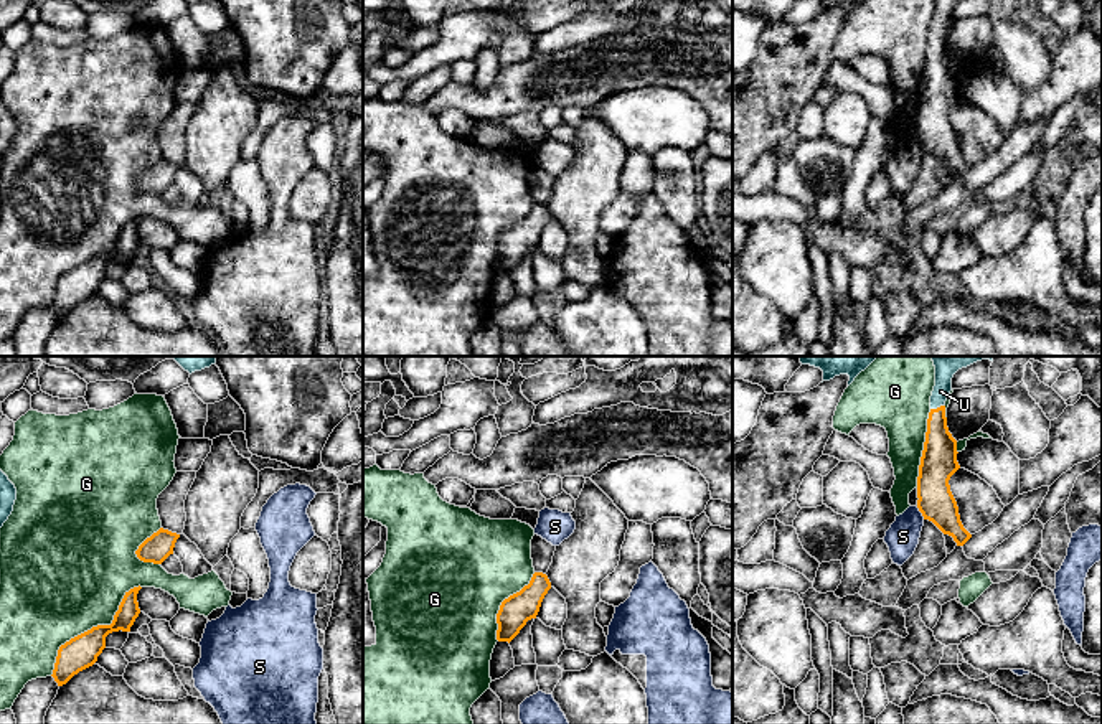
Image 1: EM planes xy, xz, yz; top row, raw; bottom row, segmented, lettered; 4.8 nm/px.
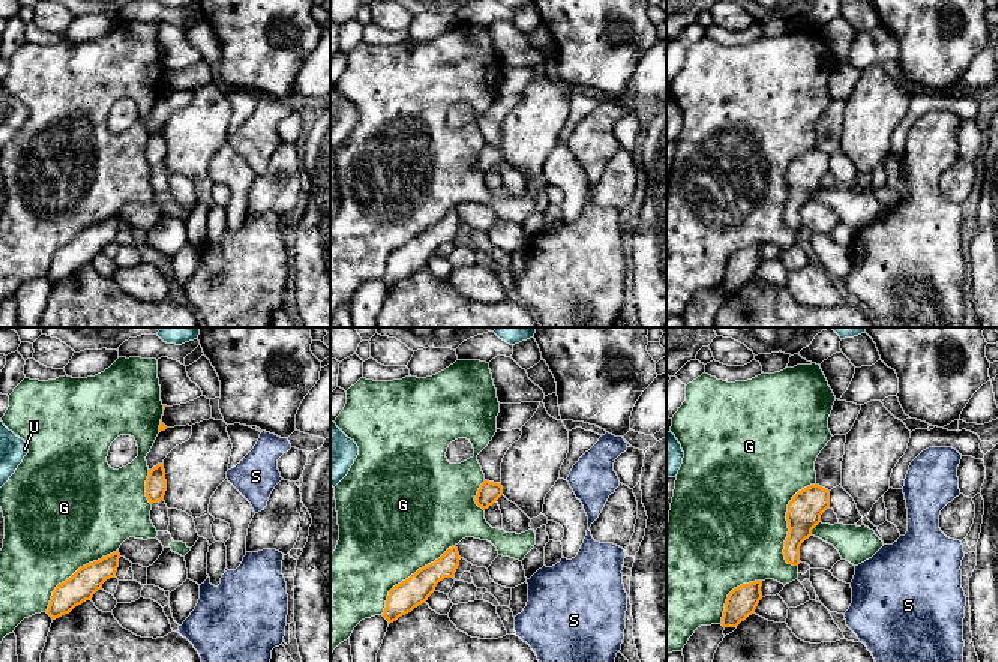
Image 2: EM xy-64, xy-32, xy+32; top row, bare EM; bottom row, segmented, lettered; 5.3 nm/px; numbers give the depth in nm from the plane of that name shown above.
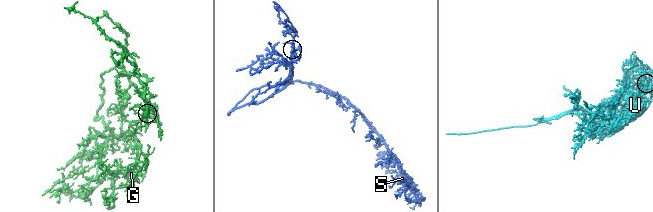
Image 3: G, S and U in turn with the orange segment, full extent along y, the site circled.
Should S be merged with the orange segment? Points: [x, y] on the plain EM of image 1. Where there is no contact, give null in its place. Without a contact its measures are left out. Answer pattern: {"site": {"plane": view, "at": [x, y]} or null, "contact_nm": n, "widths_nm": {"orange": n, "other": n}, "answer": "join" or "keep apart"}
{"site": {"plane": "yz", "at": [921, 142]}, "contact_nm": 80, "widths_nm": {"orange": 180, "other": 160}, "answer": "keep apart"}

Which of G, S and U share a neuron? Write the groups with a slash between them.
G / S / U

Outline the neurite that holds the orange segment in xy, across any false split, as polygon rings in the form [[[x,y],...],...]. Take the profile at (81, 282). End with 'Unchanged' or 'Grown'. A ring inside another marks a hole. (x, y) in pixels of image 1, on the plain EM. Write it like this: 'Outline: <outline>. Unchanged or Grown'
Outline: [[[139,216],[125,223],[111,256],[92,257],[59,277],[51,305],[58,317],[66,315],[74,305],[97,292],[97,287],[106,279],[106,267],[109,264],[119,261],[130,262],[130,257],[140,244],[137,233],[140,219],[142,218]]]. Unchanged

